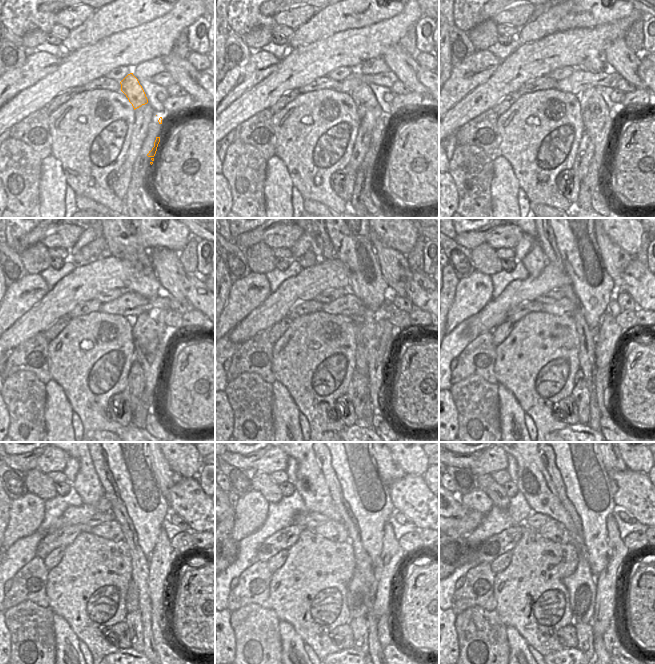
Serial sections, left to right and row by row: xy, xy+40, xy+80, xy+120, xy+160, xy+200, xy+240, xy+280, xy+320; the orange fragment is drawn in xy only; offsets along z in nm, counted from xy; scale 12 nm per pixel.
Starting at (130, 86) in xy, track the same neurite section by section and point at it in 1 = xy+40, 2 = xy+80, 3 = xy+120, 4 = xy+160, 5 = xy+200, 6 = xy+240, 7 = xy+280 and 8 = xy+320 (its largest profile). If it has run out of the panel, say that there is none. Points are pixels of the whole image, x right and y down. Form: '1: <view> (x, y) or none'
1: xy+40 (364, 99)
2: xy+80 (598, 124)
3: xy+120 (149, 350)
4: xy+160 (371, 331)
5: xy+200 (606, 410)
6: xy+240 (159, 629)
7: xy+280 (385, 633)
8: xy+320 (610, 640)

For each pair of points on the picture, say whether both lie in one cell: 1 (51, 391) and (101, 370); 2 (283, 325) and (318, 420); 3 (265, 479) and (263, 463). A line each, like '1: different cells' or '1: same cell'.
1: different cells
2: different cells
3: different cells

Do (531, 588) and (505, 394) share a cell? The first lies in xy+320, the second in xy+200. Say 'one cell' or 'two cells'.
two cells

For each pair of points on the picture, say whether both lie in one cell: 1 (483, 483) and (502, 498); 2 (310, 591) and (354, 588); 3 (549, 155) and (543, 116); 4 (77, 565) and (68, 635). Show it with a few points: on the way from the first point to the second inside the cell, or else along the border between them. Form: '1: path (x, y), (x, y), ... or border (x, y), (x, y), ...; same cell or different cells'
1: path (488, 485), (497, 494); same cell
2: border (355, 569), (346, 592), (348, 611); different cells
3: path (545, 145), (543, 126); same cell
4: border (54, 613), (64, 619), (80, 640); different cells

